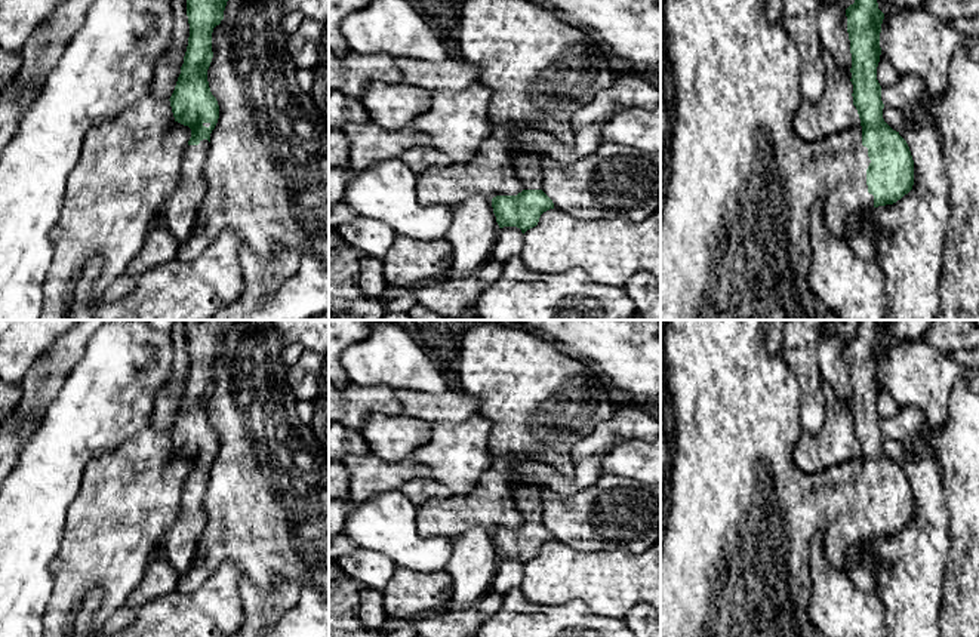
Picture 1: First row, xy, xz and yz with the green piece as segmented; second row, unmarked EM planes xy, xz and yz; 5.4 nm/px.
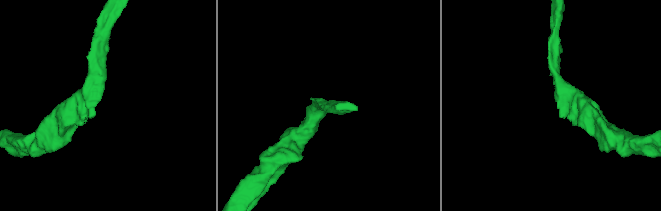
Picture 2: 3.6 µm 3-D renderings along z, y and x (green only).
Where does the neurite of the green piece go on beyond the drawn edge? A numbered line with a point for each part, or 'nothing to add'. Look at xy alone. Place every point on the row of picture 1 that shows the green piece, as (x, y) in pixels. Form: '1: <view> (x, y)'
1: xy (179, 212)

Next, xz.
1: xz (528, 166)

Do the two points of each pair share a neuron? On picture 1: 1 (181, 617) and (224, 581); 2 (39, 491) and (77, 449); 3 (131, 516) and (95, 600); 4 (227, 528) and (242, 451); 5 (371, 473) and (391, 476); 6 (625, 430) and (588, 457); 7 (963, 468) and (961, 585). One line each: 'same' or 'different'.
1: same
2: same
3: different
4: same
5: same
6: same
7: same

